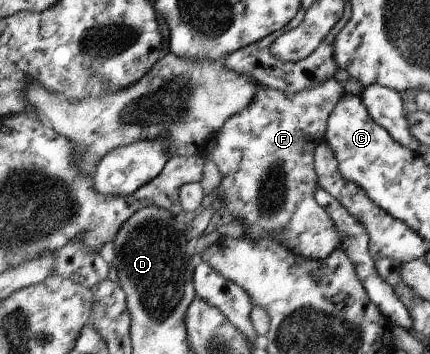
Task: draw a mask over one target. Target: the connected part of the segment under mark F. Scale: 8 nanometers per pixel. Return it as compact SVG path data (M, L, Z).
M335 77L299 93L260 85L250 105L224 123L216 136L217 145L207 158L214 161L221 172L223 181L218 190L223 194L221 199L226 205L226 213L242 221L247 229L243 238L277 241L295 255L312 260L328 258L341 245L342 237L335 221L316 201L319 176L315 168L315 151L327 137L329 119L345 94L345 89Z

